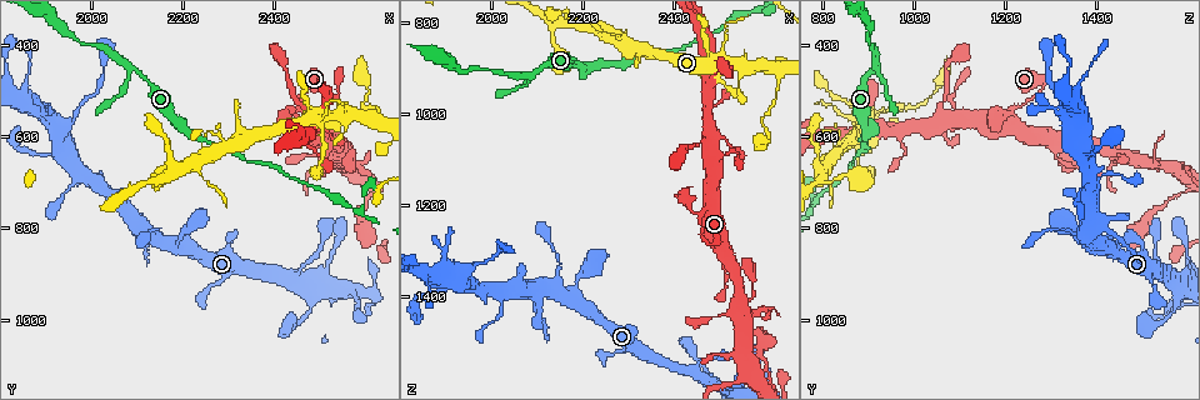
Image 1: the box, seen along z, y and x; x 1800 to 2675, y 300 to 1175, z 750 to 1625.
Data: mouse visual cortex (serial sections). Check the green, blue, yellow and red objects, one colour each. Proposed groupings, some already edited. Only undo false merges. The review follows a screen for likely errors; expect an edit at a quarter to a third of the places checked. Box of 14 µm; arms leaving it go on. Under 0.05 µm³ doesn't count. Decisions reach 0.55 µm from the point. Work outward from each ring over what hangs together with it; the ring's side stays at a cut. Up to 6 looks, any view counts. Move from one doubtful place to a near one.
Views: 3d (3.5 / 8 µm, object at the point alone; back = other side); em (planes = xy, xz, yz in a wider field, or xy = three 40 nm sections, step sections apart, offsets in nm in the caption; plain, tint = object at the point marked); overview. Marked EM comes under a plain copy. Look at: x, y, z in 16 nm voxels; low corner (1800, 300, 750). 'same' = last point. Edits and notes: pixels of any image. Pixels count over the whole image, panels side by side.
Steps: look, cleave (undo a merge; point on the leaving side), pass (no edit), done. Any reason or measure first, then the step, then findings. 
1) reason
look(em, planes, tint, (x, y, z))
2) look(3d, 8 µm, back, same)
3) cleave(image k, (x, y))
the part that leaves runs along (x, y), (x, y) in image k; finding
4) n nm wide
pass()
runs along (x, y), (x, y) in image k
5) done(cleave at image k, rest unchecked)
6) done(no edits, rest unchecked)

abrupt turn
look(3d, 8 µm, (1935, 590, 1345))

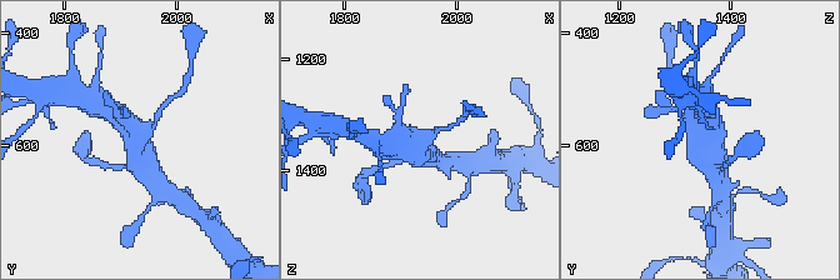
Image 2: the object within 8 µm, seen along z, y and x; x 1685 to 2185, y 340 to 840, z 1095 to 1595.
zoom in
look(3d, 3.5 µm, (1945, 585, 1345))

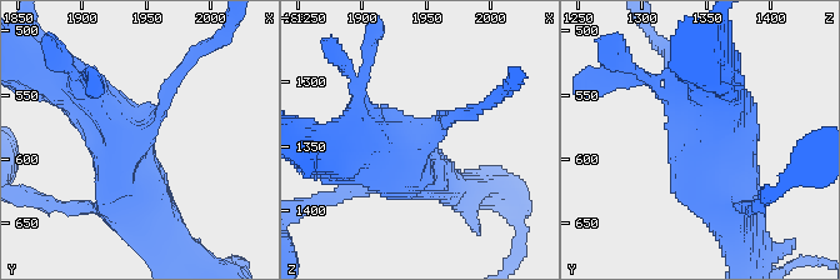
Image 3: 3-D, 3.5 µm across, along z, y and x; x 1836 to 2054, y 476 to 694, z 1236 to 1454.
shape alone is not enough
look(em, xy, step 2, tint, (1944, 582, 1346))

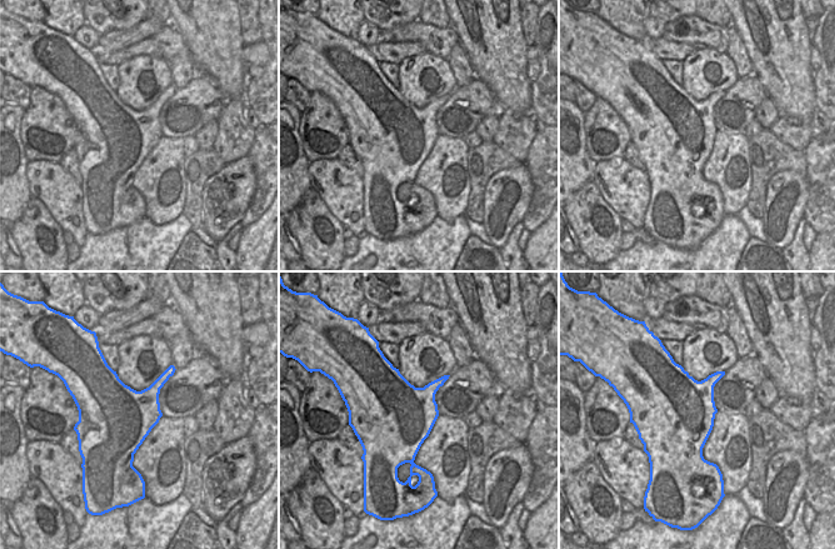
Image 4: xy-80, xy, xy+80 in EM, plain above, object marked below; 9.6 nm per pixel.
pass()
runs along (151, 210), (121, 134), (60, 80) in image 3; continuous, no second cell

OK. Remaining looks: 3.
three-way junction
look(3d, 3.5 µm, (2480, 535, 870))

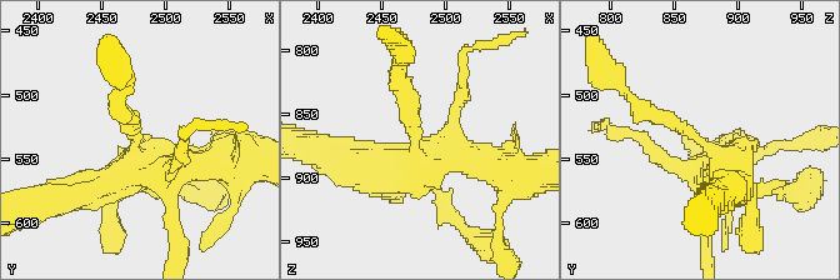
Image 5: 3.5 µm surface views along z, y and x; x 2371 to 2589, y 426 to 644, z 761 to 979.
3 arms; arms of 200, 400, 500 nm; now the EM
look(em, xy, step 2, tint, (2476, 534, 866))

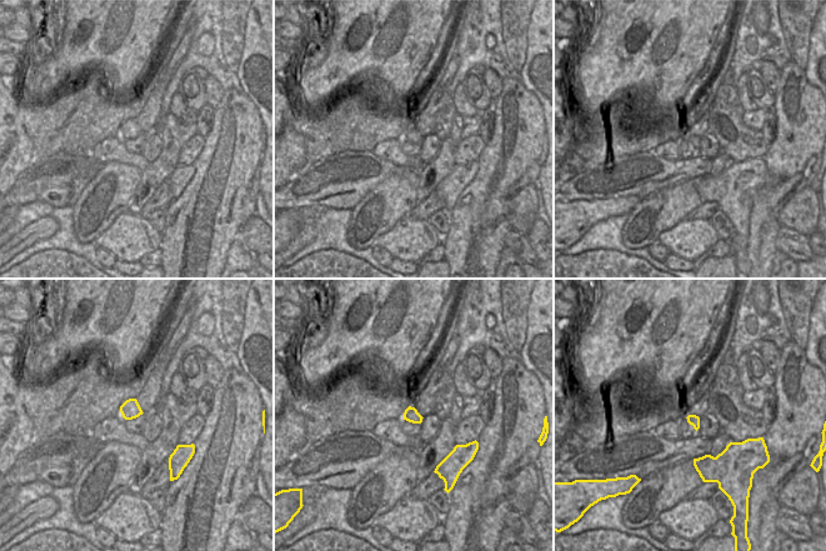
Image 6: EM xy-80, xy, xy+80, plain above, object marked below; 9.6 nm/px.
look(em, xy, step 3, tint, same)

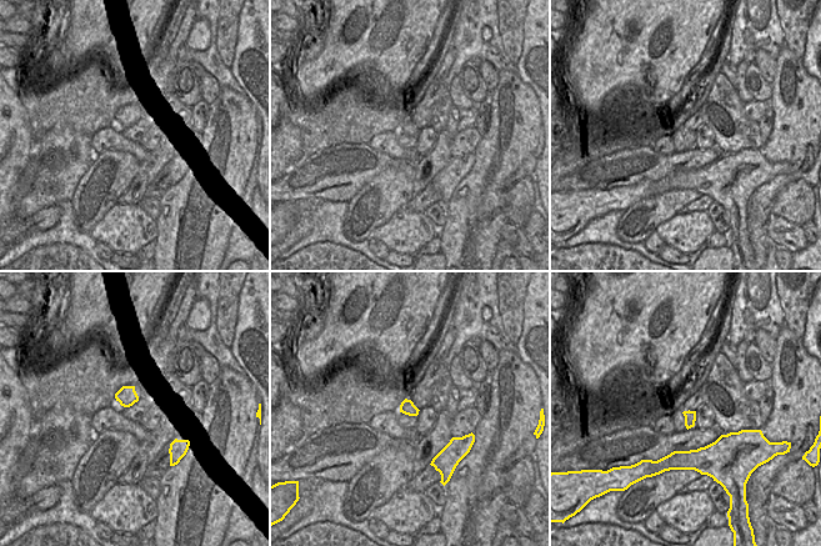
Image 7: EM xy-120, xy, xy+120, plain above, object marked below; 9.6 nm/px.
pass()
continuous, no second cell

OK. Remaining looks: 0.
done(no edits, rest unchecked)

